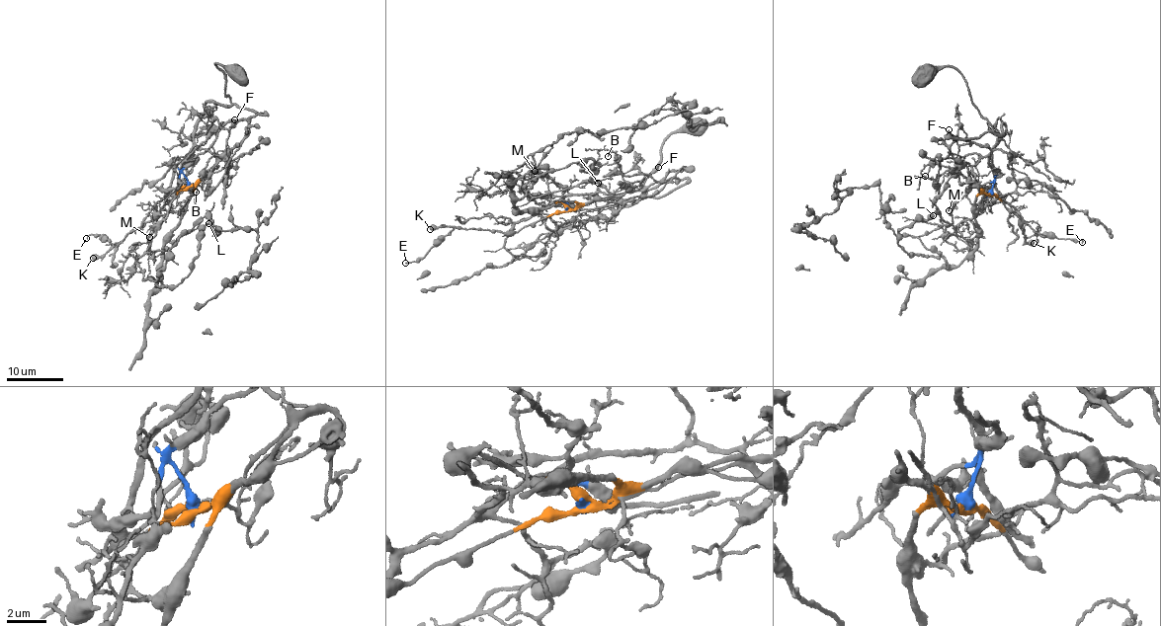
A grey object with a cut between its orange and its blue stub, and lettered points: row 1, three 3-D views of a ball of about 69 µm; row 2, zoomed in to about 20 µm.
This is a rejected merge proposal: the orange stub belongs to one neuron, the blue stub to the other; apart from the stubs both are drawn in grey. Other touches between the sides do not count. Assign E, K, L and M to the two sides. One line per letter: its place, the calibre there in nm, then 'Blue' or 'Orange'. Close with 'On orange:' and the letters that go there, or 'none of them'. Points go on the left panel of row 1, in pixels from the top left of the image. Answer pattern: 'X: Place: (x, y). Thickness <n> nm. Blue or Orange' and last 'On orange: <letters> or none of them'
E: Place: (86, 238). Thickness 120 nm. Orange
K: Place: (93, 258). Thickness 600 nm. Orange
L: Place: (208, 223). Thickness 220 nm. Orange
M: Place: (149, 237). Thickness 140 nm. Blue
On orange: E, K, L

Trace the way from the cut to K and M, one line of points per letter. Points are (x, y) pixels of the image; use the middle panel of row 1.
K: (566, 210), (505, 233), (446, 226), (429, 229)
M: (566, 210), (564, 191), (552, 180), (535, 171)

